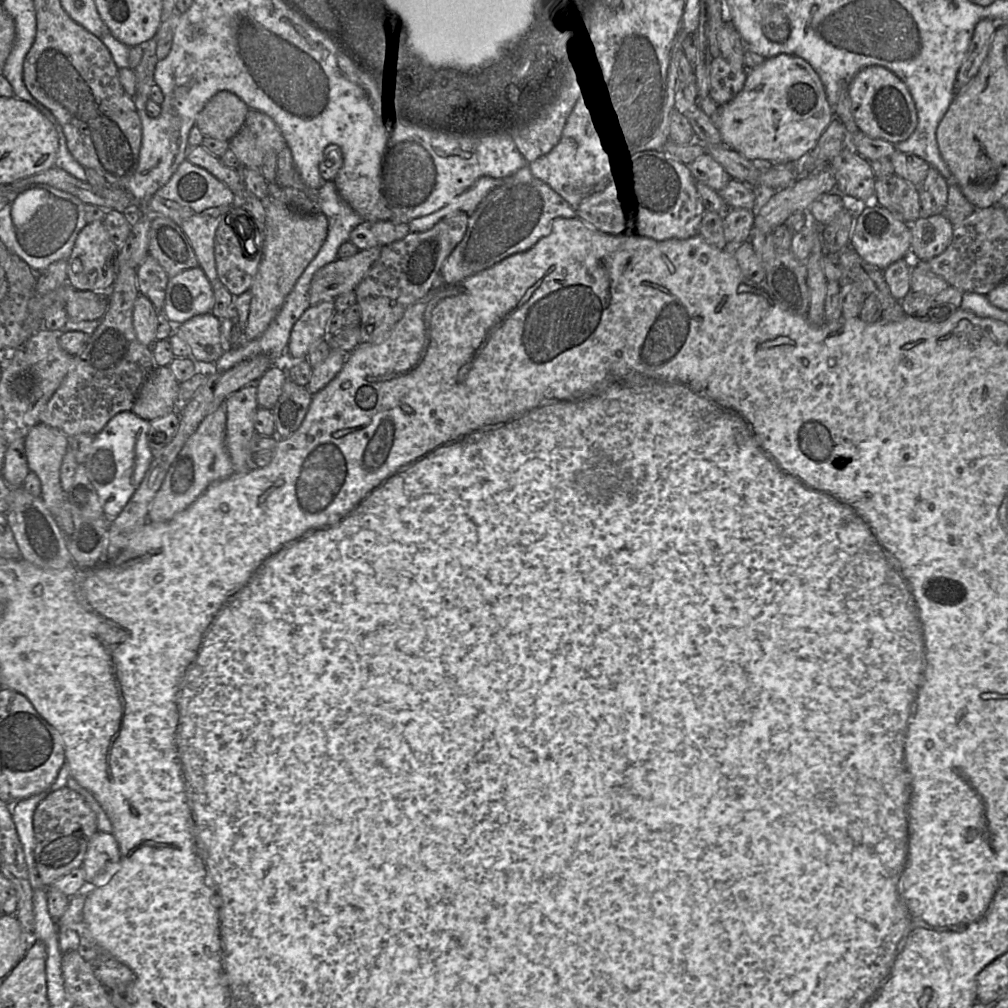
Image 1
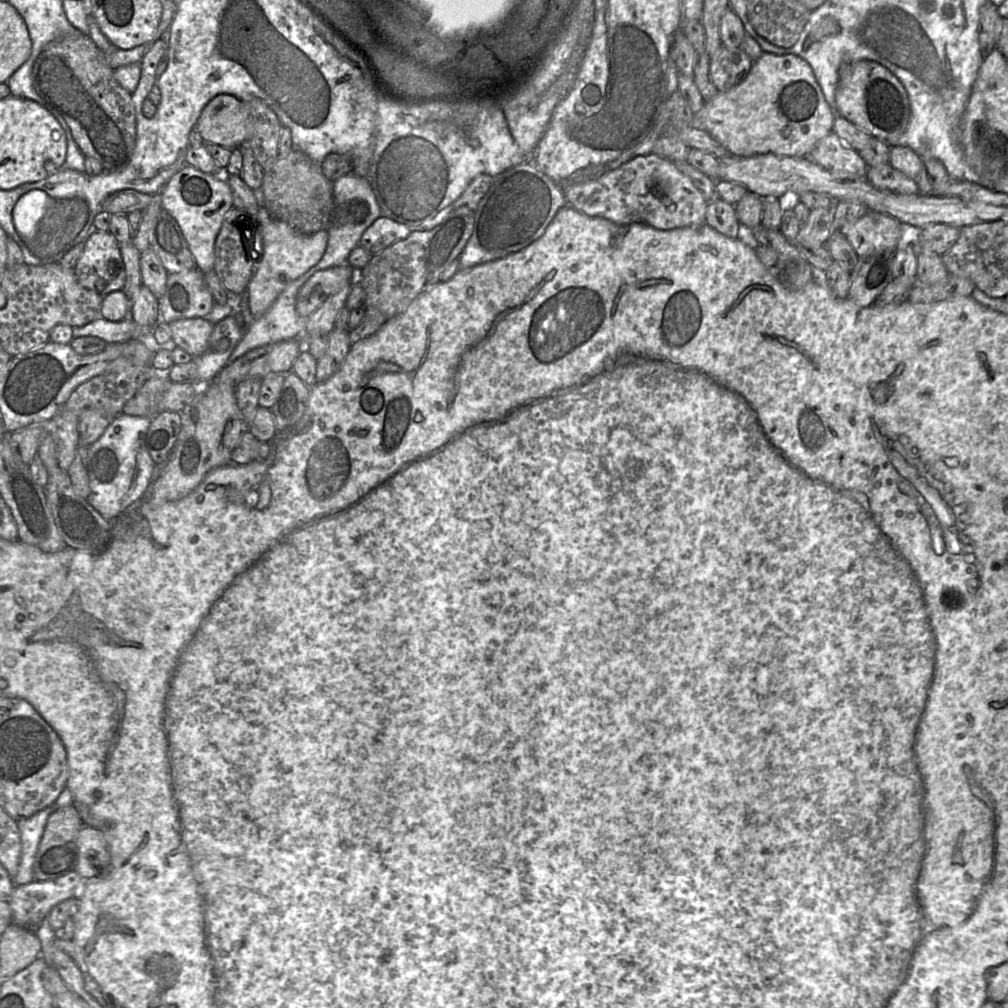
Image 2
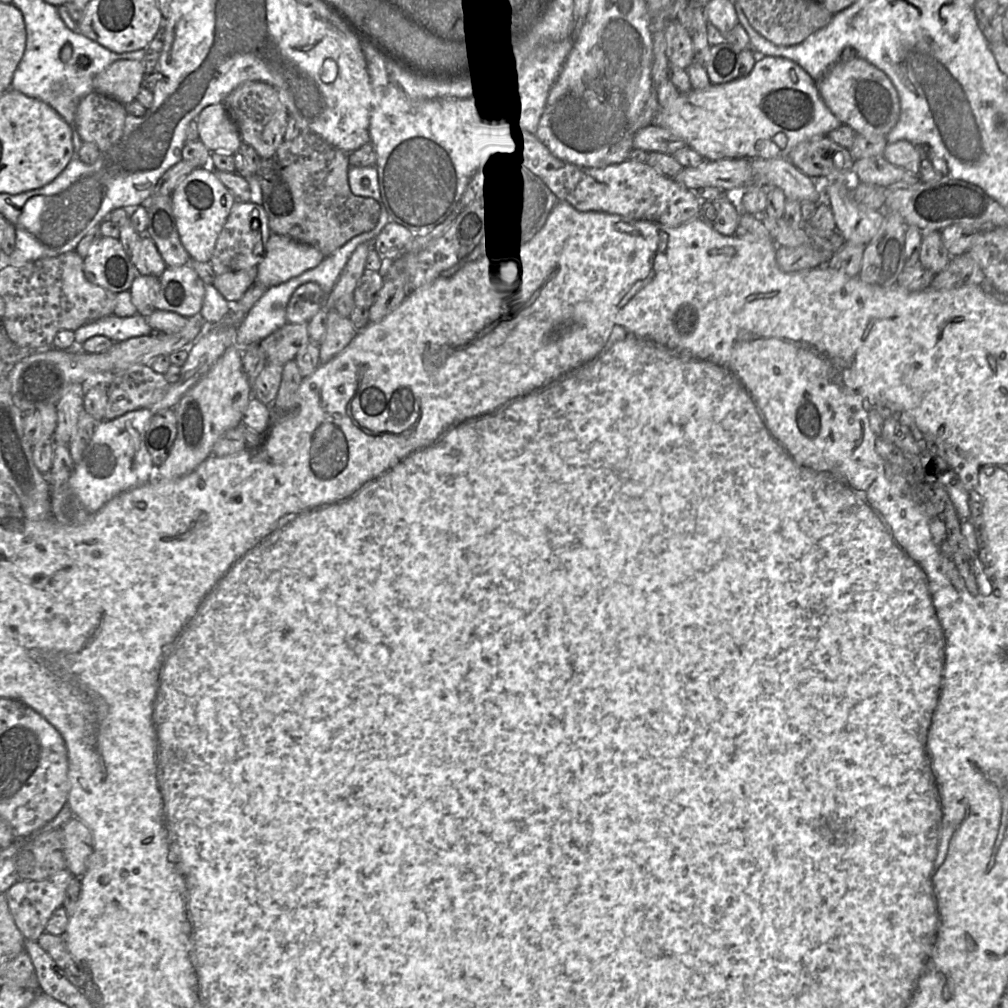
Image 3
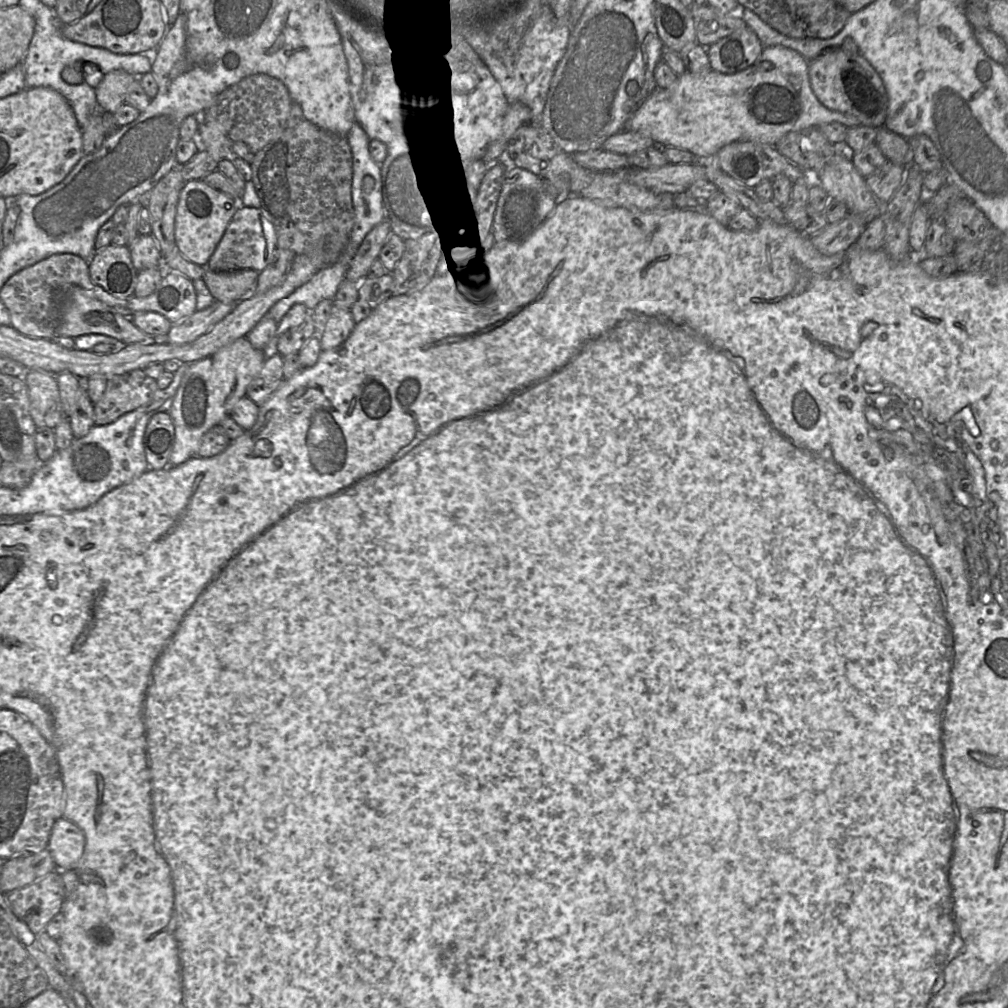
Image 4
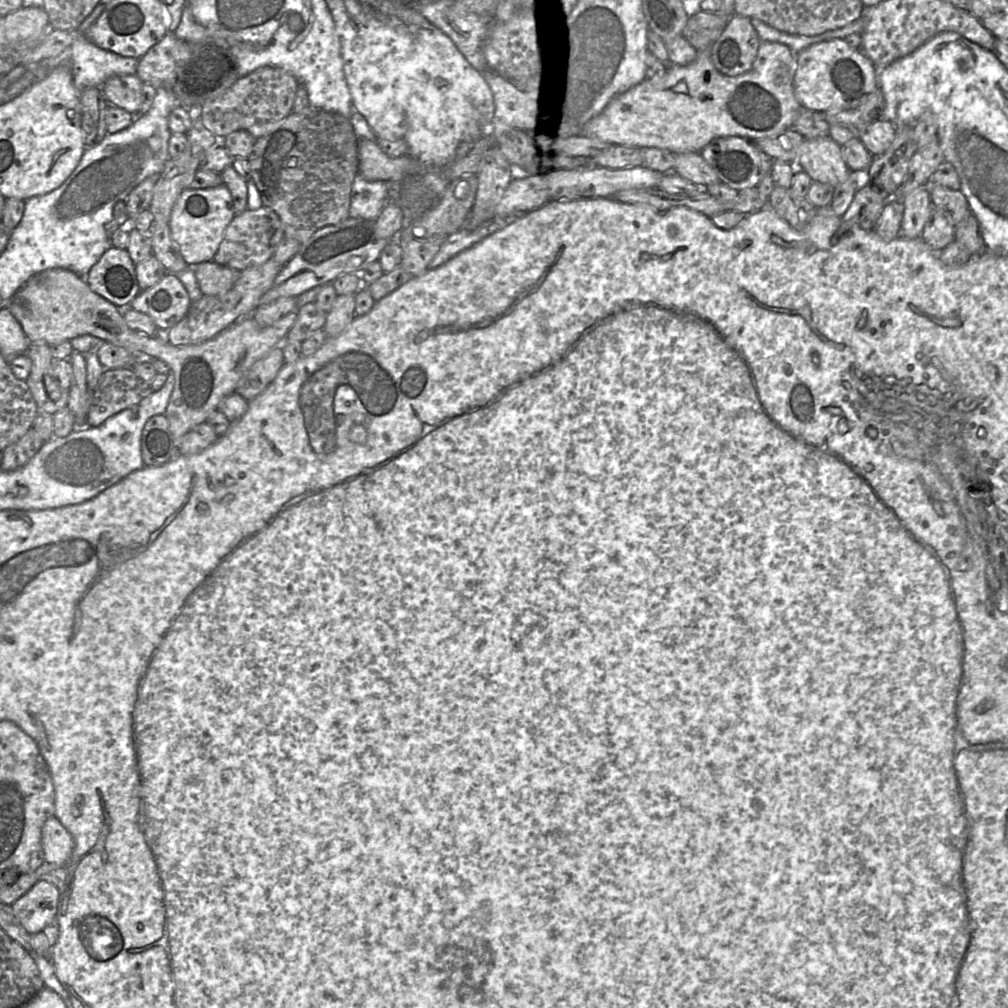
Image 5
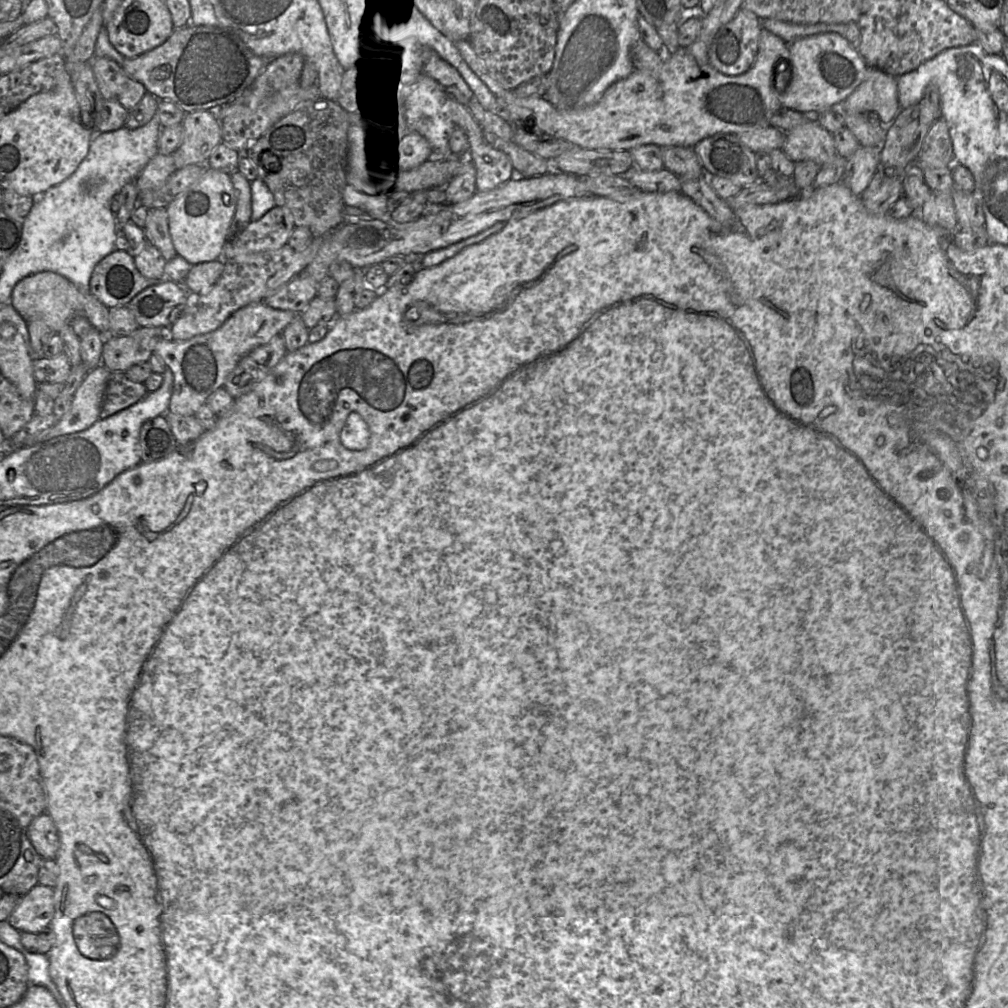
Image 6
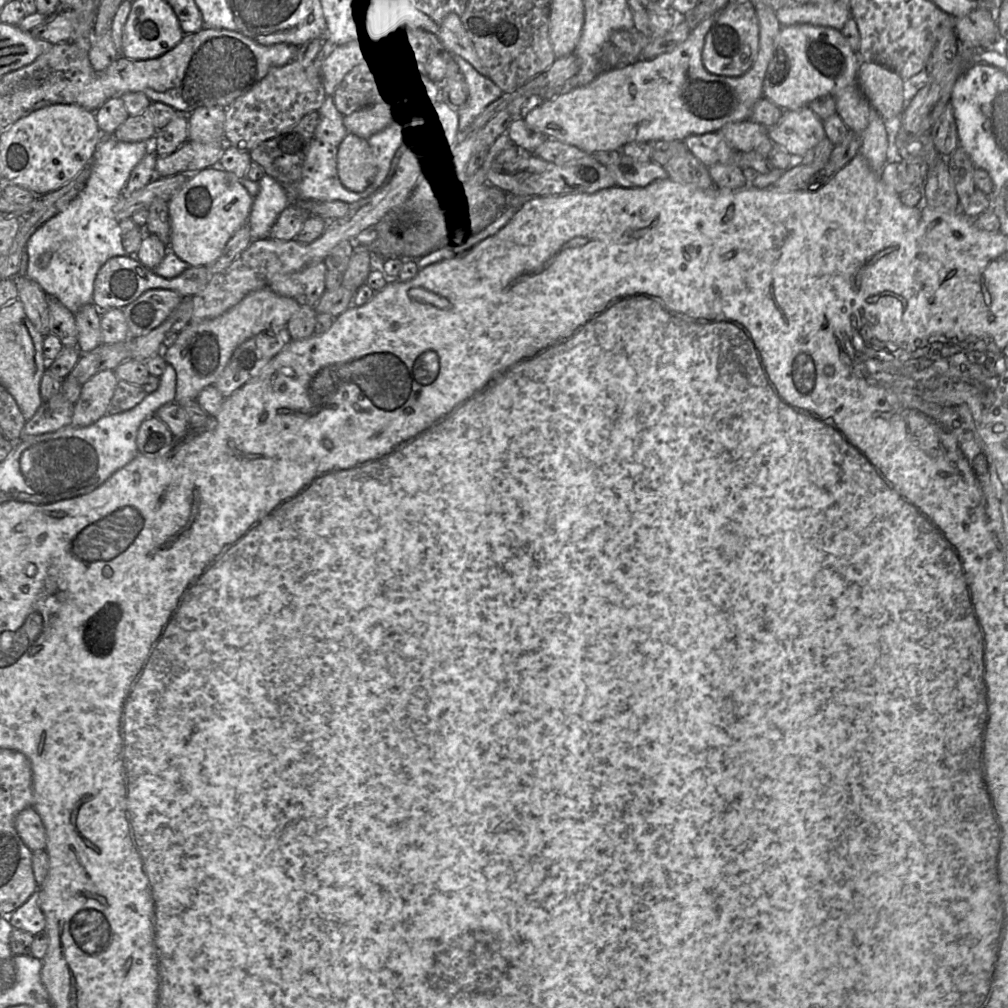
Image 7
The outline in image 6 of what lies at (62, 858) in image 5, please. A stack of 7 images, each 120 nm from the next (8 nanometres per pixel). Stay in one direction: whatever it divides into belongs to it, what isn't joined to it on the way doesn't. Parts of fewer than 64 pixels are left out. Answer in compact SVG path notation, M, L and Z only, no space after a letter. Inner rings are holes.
M47 812L30 822L27 837L42 859L55 859L60 839L55 823Z

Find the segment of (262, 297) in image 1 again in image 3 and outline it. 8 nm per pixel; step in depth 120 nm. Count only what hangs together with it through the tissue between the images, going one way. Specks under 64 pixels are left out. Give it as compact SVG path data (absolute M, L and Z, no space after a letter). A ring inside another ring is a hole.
M271 233L266 256L257 266L257 281L269 289L317 267L324 258L314 246Z

